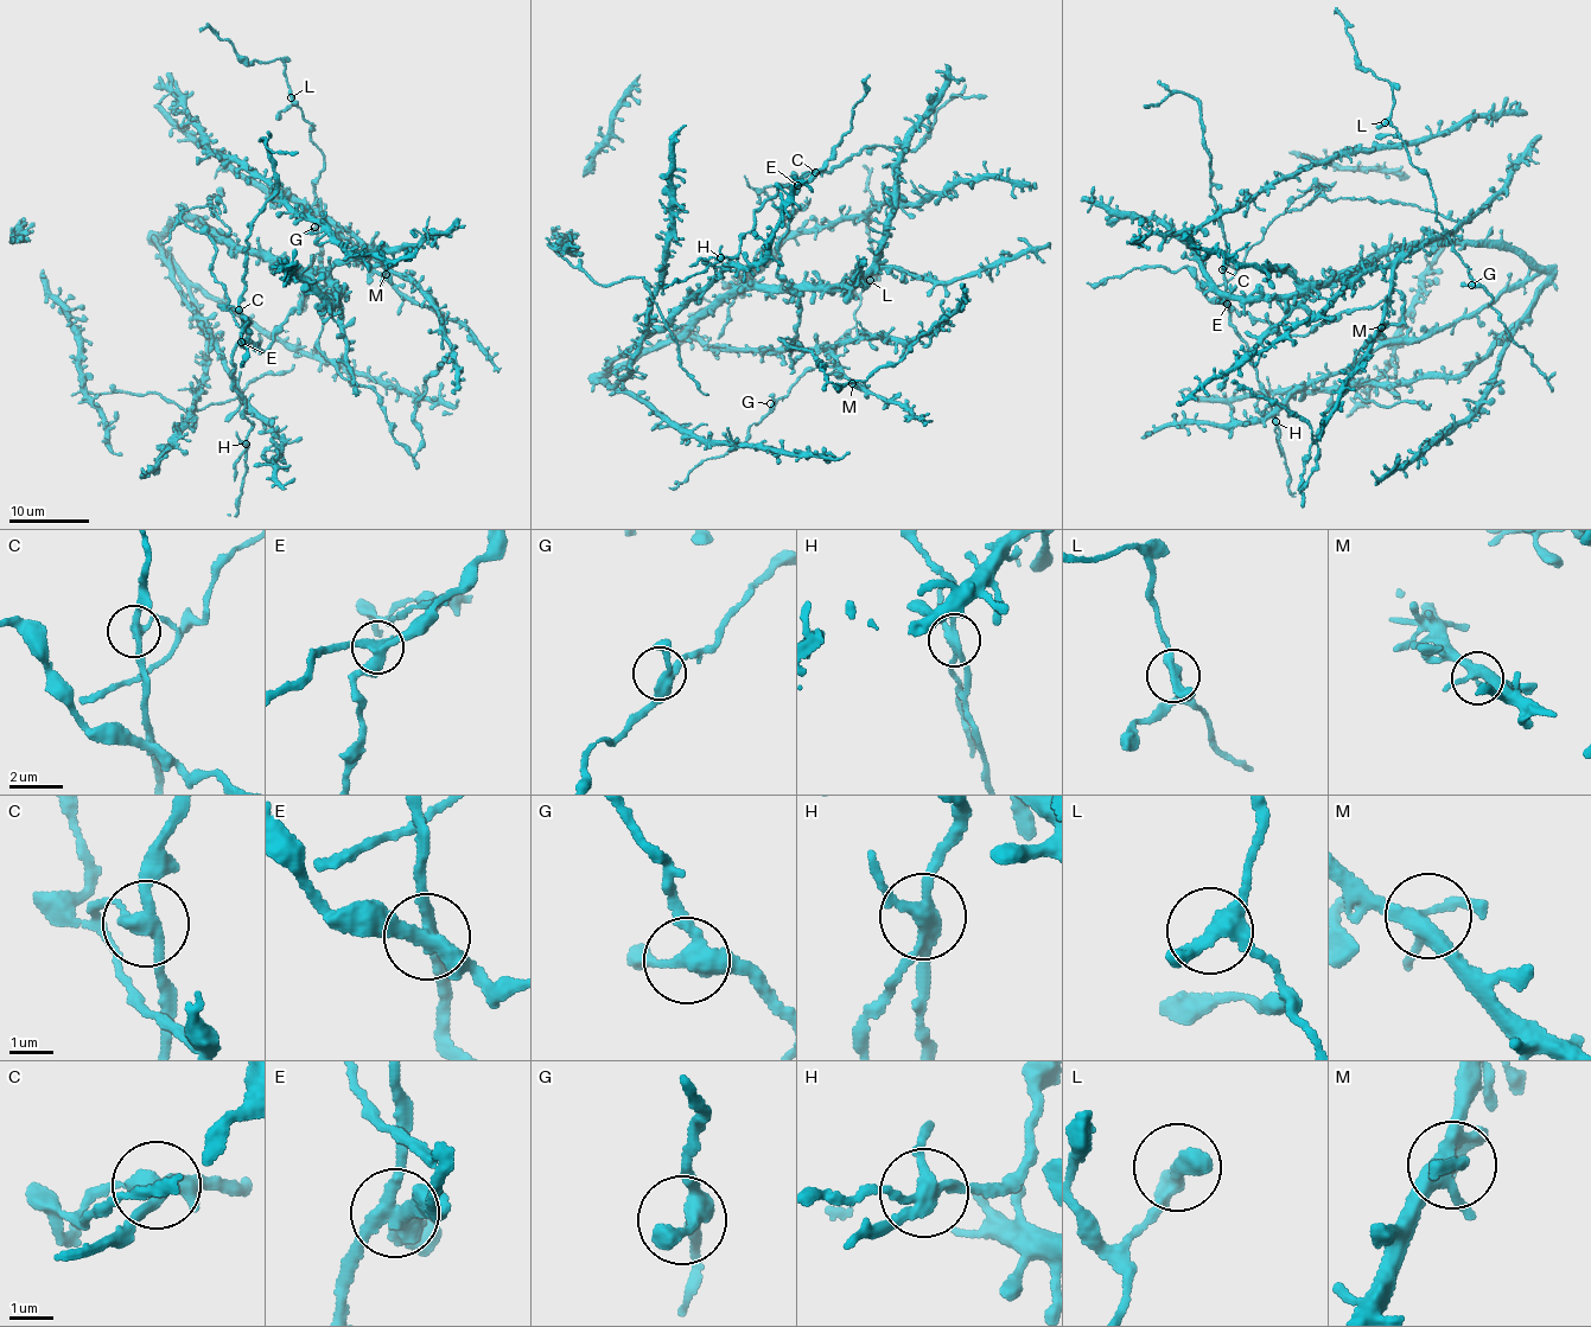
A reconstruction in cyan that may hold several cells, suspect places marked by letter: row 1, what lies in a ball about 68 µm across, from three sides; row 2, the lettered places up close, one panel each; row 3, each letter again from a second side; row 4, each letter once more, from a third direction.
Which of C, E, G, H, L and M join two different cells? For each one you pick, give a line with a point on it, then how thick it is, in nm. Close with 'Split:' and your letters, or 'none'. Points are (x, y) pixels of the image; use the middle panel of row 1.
C: at (815, 172); 280 nm thick
E: at (797, 185); 340 nm thick
H: at (720, 257); 260 nm thick
Split: C, E, H

